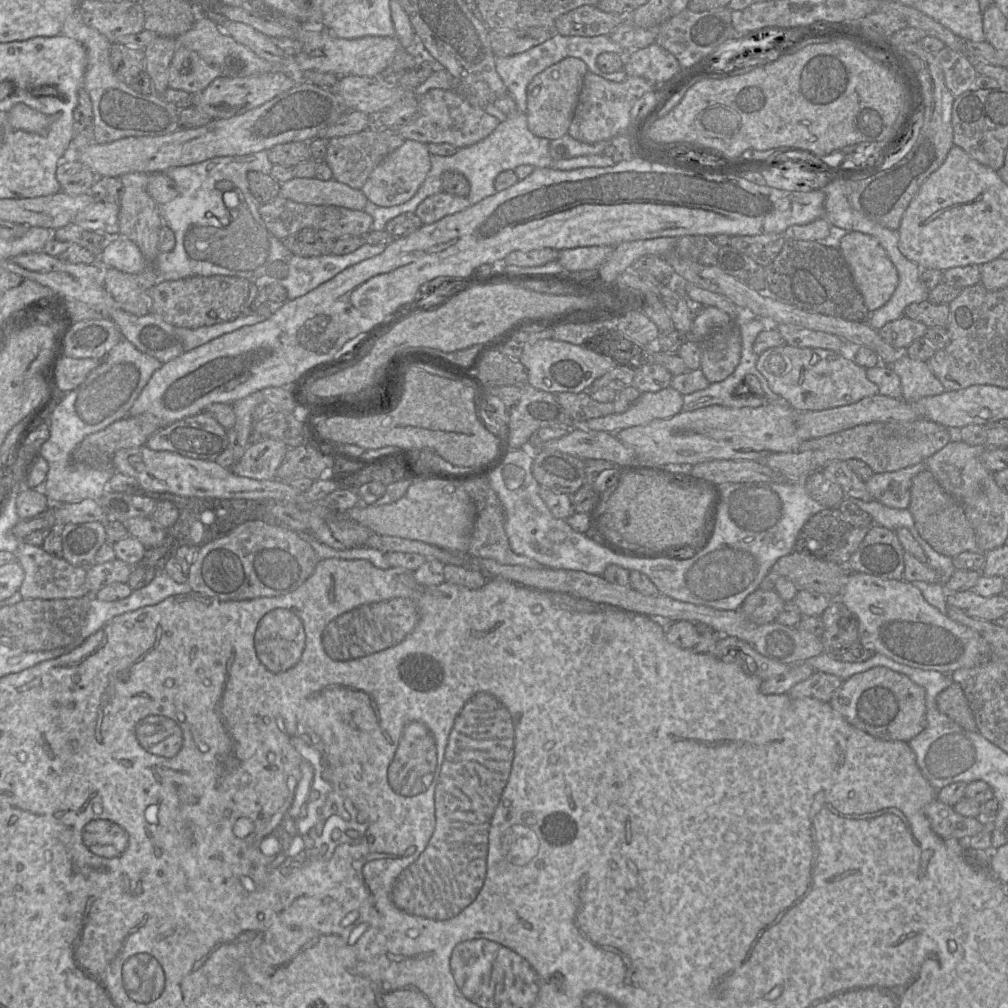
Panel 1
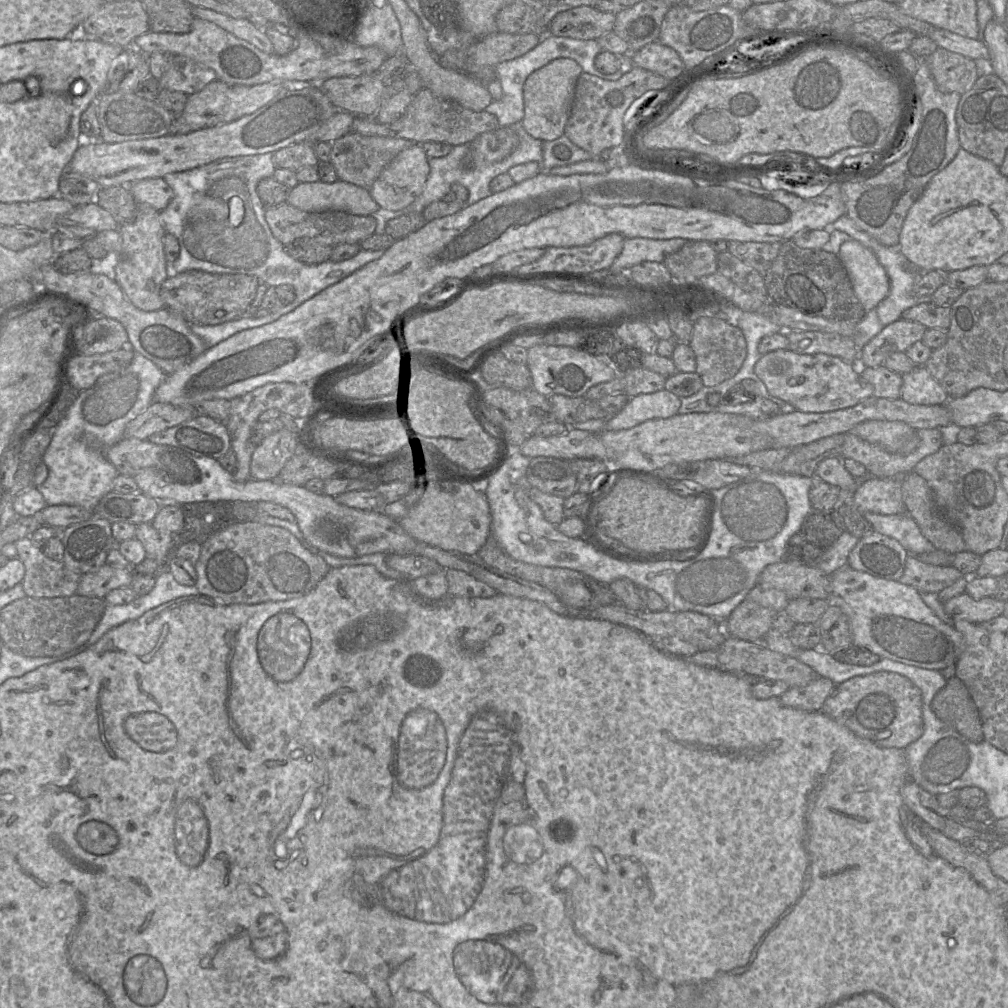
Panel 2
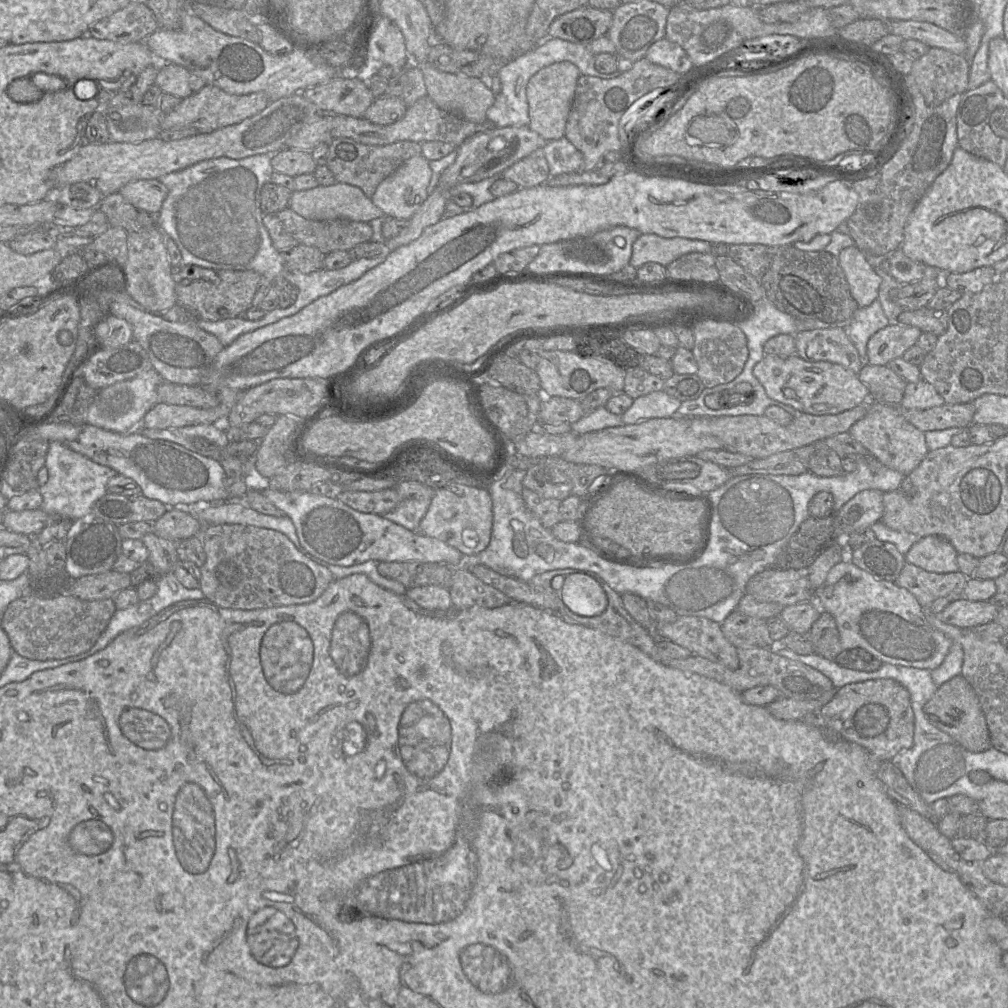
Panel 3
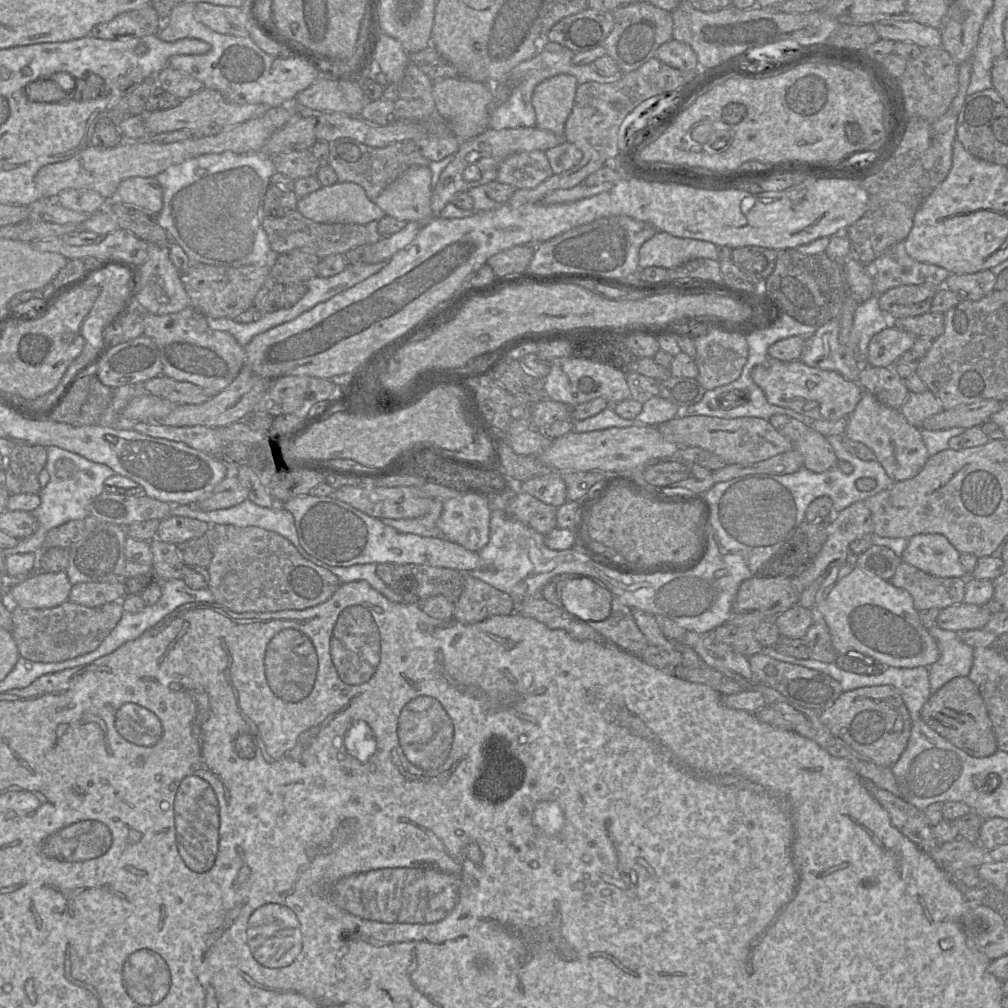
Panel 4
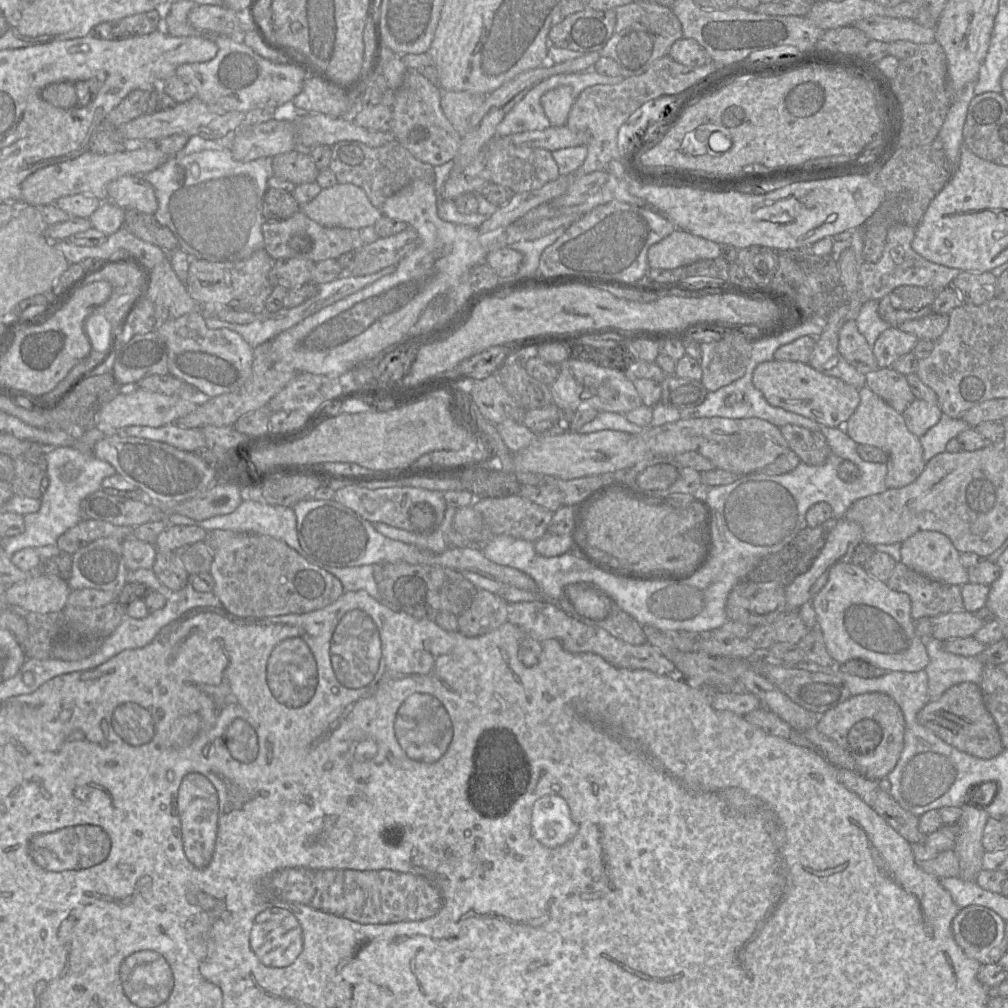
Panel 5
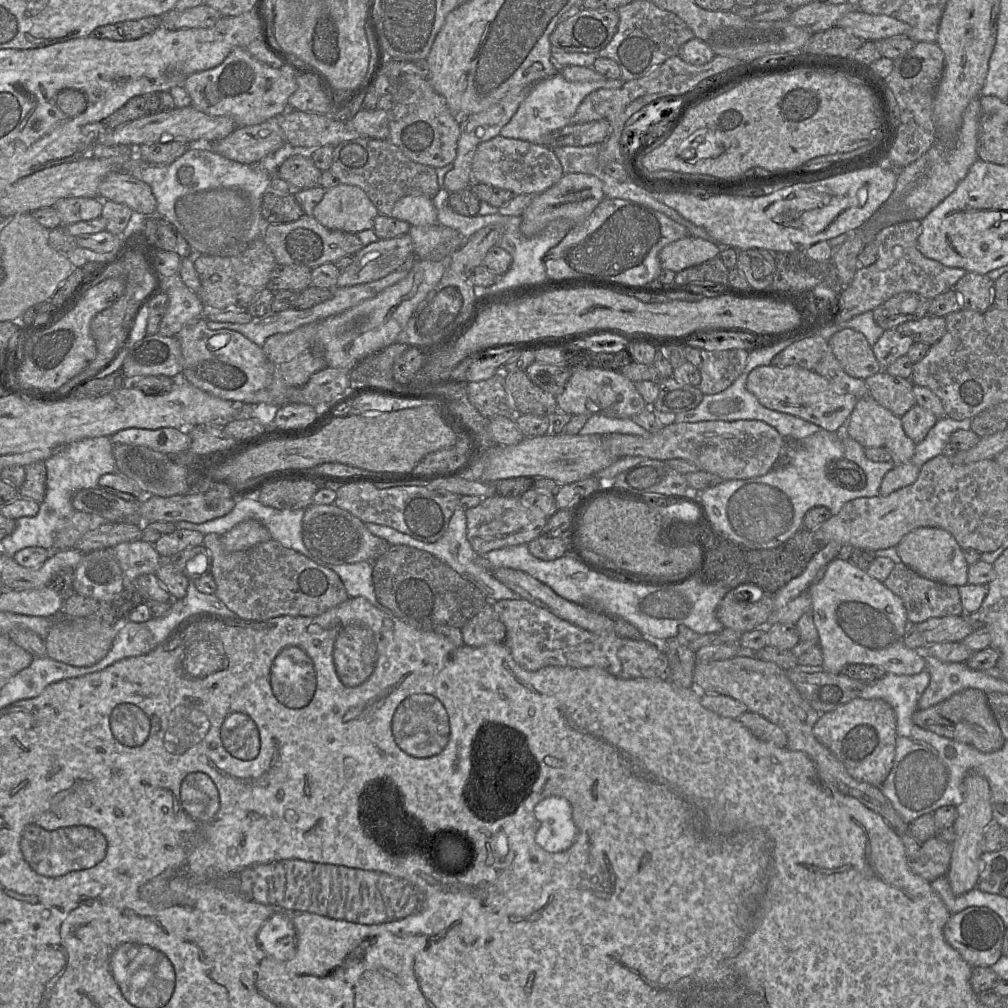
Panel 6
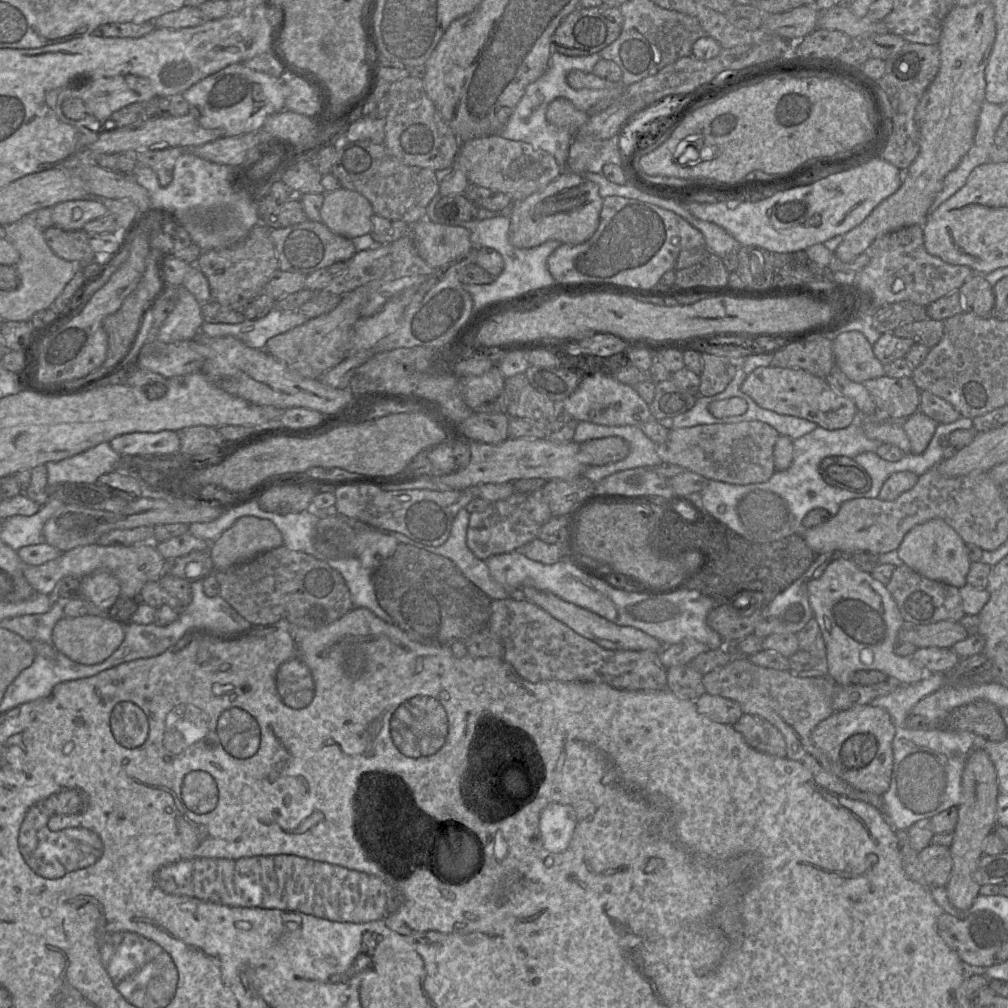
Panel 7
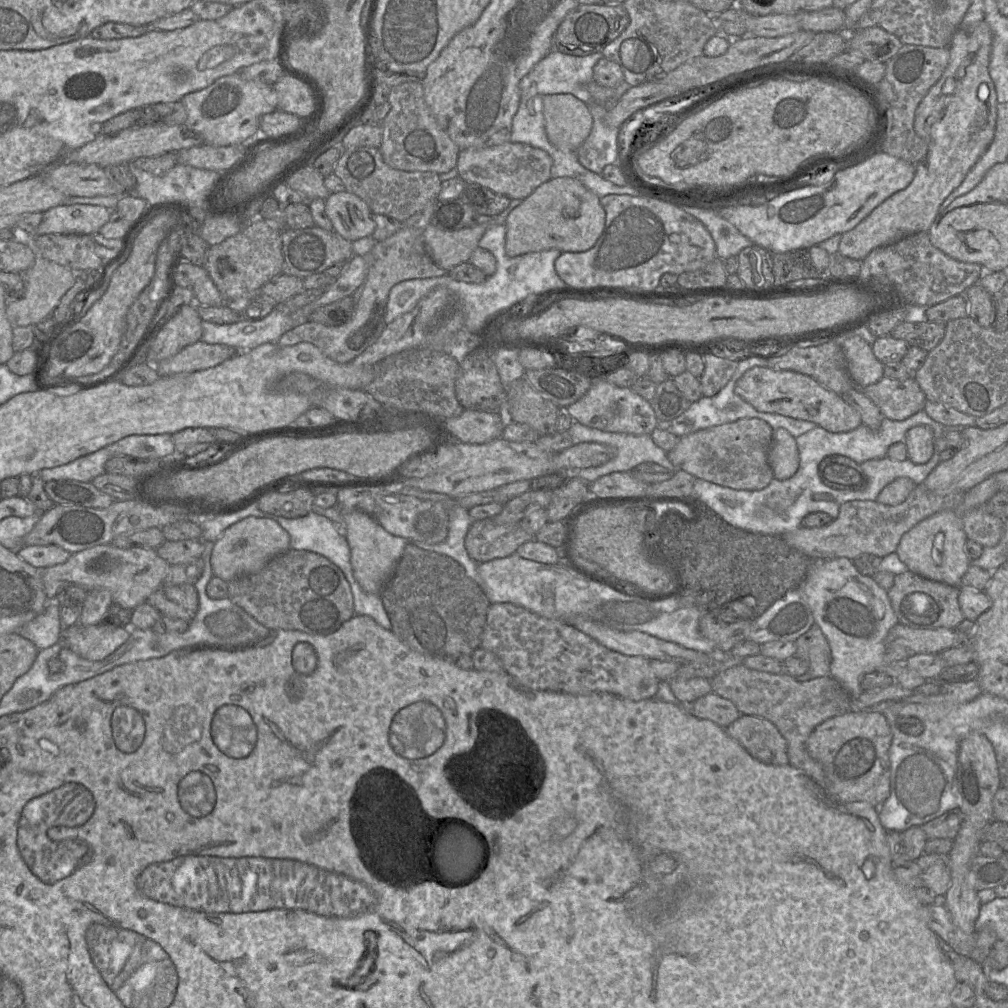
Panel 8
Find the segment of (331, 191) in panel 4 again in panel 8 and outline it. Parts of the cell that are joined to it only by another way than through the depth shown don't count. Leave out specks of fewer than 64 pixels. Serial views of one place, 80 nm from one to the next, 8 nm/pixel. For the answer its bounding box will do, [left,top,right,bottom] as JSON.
[325,191,375,240]

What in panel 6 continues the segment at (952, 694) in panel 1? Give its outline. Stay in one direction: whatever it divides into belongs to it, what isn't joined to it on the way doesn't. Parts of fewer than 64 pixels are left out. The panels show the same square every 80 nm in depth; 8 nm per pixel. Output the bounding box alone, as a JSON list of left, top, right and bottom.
[913,688,1005,753]

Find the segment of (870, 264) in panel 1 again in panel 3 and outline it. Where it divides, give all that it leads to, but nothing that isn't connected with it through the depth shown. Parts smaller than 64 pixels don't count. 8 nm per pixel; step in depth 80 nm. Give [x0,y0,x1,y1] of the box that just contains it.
[838,245,882,308]

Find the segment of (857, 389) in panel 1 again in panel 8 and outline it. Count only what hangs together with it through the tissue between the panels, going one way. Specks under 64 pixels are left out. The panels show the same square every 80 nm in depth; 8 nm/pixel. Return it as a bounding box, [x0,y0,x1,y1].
[735,366,862,433]

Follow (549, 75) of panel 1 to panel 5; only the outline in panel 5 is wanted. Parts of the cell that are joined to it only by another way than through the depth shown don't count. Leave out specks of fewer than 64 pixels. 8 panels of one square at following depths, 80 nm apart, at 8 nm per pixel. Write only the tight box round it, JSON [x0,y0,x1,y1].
[540,86,574,127]

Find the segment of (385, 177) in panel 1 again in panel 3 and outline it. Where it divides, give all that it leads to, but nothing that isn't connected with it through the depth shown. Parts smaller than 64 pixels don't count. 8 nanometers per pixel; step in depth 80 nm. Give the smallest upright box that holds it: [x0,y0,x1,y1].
[371,154,432,220]

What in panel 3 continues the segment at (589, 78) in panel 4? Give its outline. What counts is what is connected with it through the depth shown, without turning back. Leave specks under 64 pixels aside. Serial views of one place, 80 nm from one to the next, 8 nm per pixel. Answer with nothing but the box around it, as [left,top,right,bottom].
[486,38,603,127]

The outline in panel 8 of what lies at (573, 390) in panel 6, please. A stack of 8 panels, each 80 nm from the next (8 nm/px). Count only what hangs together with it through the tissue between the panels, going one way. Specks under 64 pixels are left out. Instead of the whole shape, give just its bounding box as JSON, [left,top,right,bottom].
[567,379,657,435]

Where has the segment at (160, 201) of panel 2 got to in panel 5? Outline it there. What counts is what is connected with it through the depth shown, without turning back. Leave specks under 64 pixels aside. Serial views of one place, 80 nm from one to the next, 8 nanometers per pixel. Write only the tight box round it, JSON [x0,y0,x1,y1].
[107,175,158,215]

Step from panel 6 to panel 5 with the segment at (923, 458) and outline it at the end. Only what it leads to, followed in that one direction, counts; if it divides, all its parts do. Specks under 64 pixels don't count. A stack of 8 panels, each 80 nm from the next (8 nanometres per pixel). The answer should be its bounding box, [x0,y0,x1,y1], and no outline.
[919,415,971,464]

